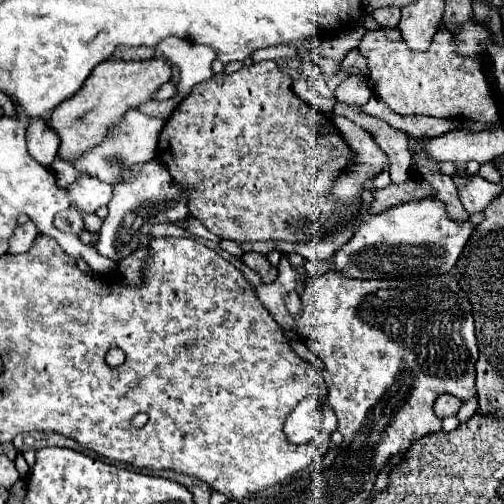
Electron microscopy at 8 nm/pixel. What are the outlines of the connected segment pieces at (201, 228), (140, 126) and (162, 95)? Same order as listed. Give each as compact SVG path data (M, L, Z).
M189 215L186 218L186 229L191 235L203 237L207 240L219 243L220 238L210 232L197 218Z
M129 110L123 118L123 122L99 144L95 146L93 150L85 152L79 160L75 160L75 168L81 170L81 172L87 172L89 176L95 176L103 182L109 182L109 184L115 184L115 180L119 178L121 170L123 168L129 168L133 164L145 164L149 160L155 158L155 150L157 150L157 138L159 138L159 132L163 128L163 120L157 120L157 118L151 118L151 116L145 116L143 112L139 110Z
M175 78L173 80L169 80L169 82L165 82L155 94L153 94L153 100L167 100L167 98L171 98L175 94Z

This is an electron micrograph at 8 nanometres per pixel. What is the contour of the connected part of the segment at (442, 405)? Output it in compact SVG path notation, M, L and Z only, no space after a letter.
M443 394L437 398L435 402L435 414L437 418L447 418L447 416L455 416L457 410L461 406L461 400L455 398L455 396L449 396L449 394Z

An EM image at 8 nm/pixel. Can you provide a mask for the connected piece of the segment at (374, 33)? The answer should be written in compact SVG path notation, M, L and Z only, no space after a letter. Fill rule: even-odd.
M445 26L437 28L425 52L409 50L399 28L367 30L359 42L359 52L367 58L367 80L373 94L401 116L421 114L433 118L479 120L485 124L495 124L499 120L497 104L481 66L471 58L455 54L453 34Z

